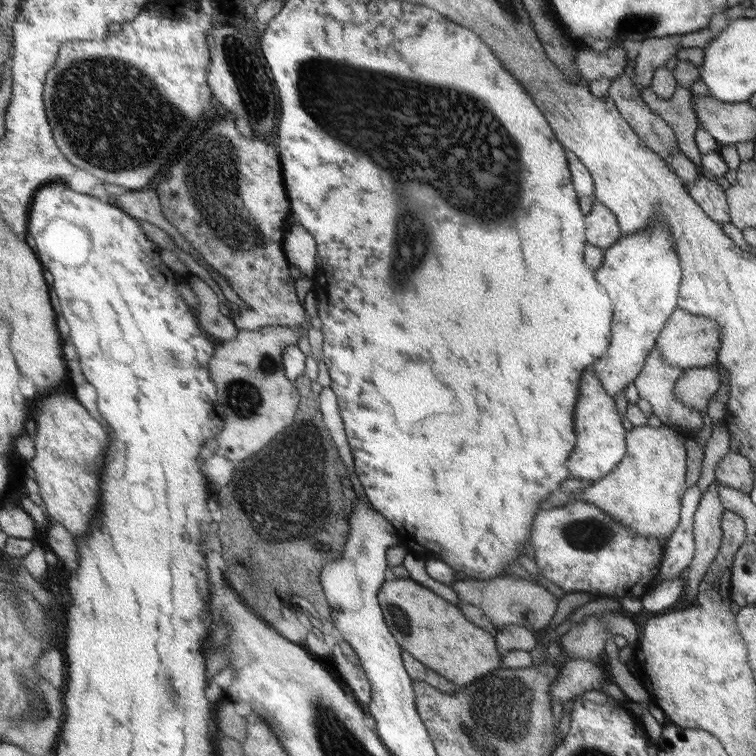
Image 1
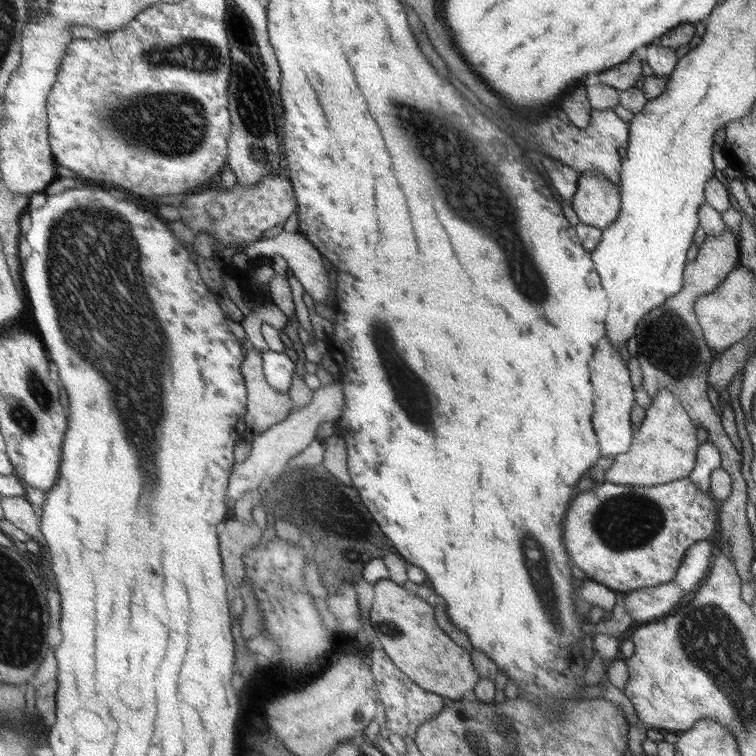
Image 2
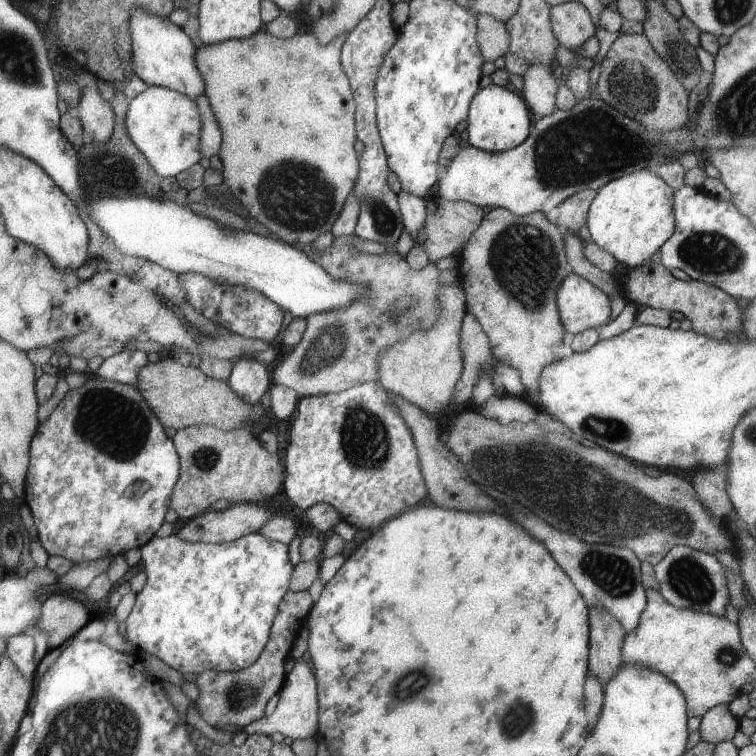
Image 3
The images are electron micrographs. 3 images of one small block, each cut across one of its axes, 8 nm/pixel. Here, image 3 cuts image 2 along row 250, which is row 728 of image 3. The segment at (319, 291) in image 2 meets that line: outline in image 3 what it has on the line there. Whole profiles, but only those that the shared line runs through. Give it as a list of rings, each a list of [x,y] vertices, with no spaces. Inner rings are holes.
[[[301,658],[292,660],[287,672],[286,683],[283,684],[283,689],[279,692],[279,702],[275,710],[267,716],[250,723],[241,729],[247,735],[265,735],[269,736],[272,733],[279,733],[285,738],[305,739],[314,737],[317,730],[317,704],[315,702],[315,678],[311,674],[311,670],[307,668],[307,664]]]

